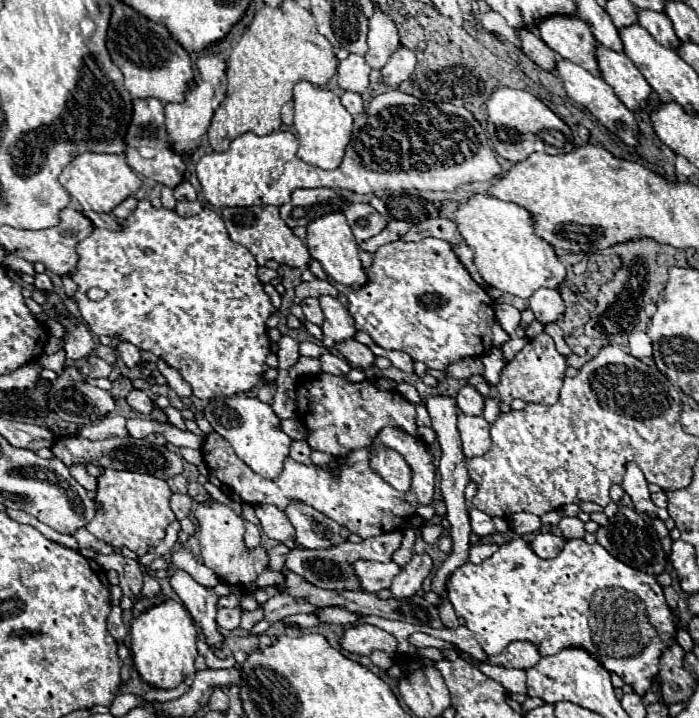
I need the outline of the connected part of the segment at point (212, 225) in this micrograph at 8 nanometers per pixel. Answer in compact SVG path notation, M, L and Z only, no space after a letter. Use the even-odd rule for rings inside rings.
M142 199L142 203L138 203L134 213L126 219L122 231L94 229L94 233L90 237L86 237L82 243L78 243L78 255L80 255L78 271L72 275L72 279L78 285L78 291L76 291L74 299L76 299L78 307L80 307L82 319L90 327L90 331L94 335L108 335L108 337L118 335L122 341L130 341L132 345L136 345L142 351L152 351L154 355L164 359L170 367L180 371L180 375L192 385L194 397L198 397L198 399L214 399L214 397L230 397L230 395L236 395L236 393L248 393L262 381L262 375L270 369L266 365L266 357L270 353L270 341L268 341L268 335L266 335L266 319L276 309L272 307L270 297L264 293L264 287L262 287L262 283L256 277L258 265L254 263L254 257L250 255L250 251L246 251L246 247L238 247L238 243L234 243L228 237L224 221L212 209L204 207L204 211L198 213L198 215L180 217L176 211L170 211L170 209L164 209L164 207L162 209L154 209L148 199ZM92 287L104 289L106 297L100 299L100 301L90 301L86 297L86 293Z

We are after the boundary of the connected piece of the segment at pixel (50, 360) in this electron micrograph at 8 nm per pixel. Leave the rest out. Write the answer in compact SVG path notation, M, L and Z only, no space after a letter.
M60 349L58 353L54 355L42 355L40 357L40 363L46 367L46 369L52 369L54 373L62 373L64 371L64 361L66 361L66 353Z

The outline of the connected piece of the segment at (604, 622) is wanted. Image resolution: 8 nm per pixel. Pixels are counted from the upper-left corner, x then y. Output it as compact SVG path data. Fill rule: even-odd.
M512 539L500 545L500 549L480 565L464 563L458 567L446 587L456 615L466 621L466 627L474 633L486 655L504 651L512 641L530 641L538 647L540 655L554 655L566 647L578 647L606 671L616 673L638 695L644 695L646 689L652 687L662 651L676 643L676 615L668 607L656 577L618 561L602 545L588 545L584 539L566 541L554 559L540 559L530 551L524 539Z

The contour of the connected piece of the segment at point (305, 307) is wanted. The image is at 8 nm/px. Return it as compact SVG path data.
M308 297L308 299L304 299L300 305L302 305L302 311L304 311L304 315L306 315L306 319L308 319L310 323L314 323L314 325L322 325L322 321L324 321L324 313L322 313L322 309L320 309L318 299Z

